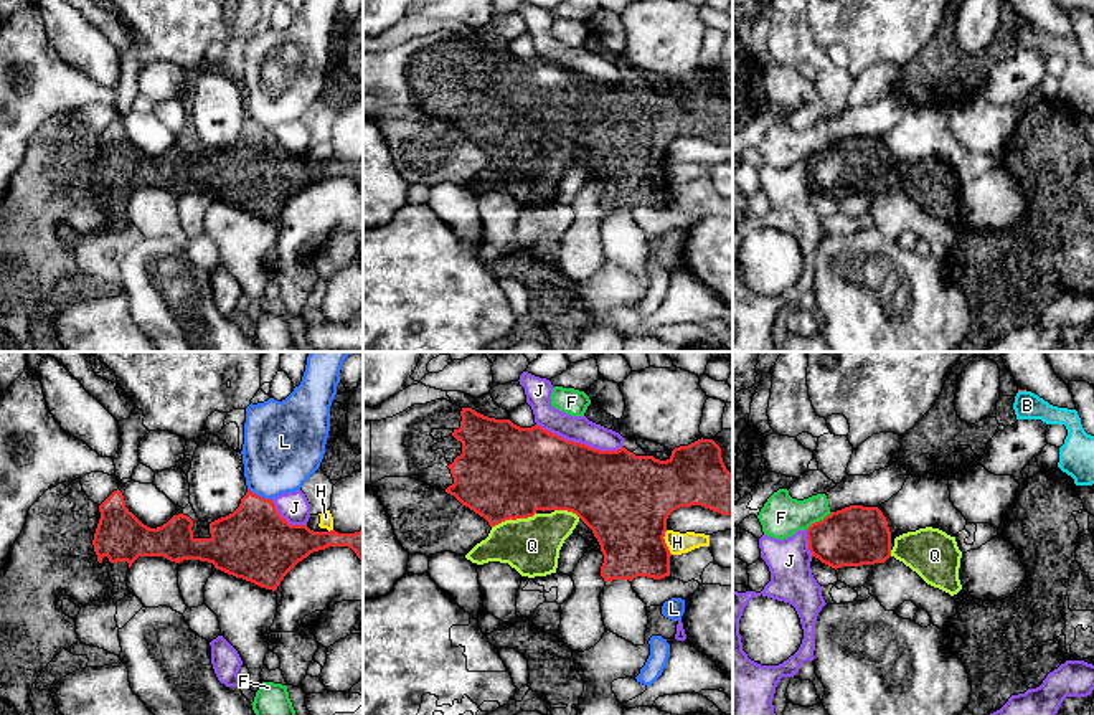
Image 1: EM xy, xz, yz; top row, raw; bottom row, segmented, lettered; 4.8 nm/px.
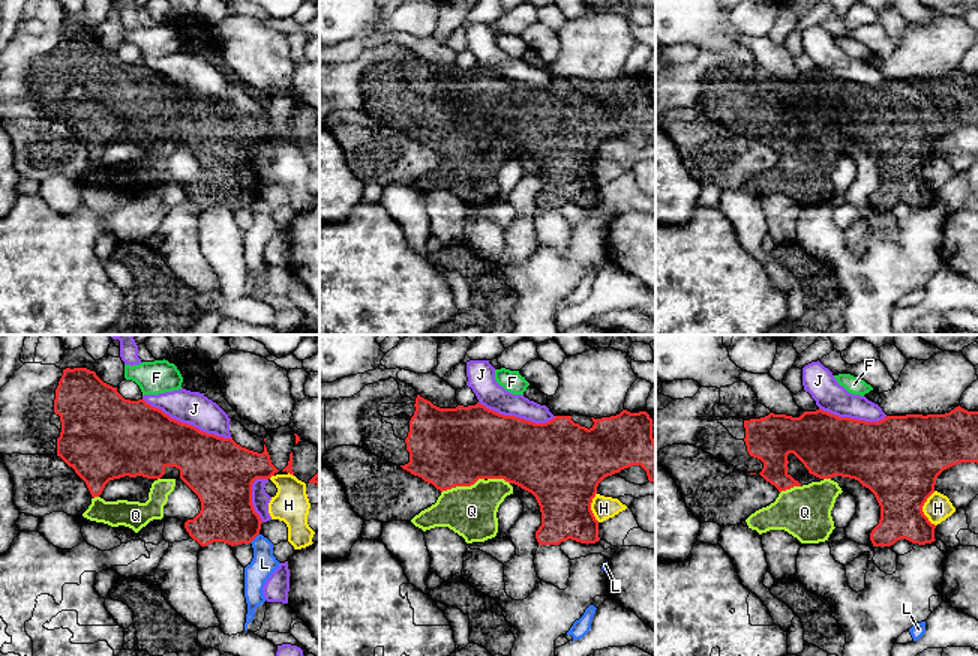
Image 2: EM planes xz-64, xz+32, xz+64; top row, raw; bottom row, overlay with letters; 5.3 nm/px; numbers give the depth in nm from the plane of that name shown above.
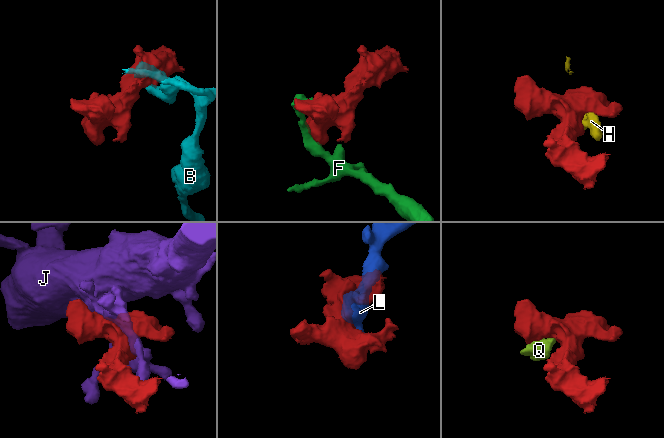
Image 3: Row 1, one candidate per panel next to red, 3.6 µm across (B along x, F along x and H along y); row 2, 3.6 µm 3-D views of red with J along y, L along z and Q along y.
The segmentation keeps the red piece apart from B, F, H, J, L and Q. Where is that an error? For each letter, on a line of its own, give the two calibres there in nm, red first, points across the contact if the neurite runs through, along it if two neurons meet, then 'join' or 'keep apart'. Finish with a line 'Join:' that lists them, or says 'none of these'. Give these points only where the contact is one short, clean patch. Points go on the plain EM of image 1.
B: 20 nm thick on the red side, 130 nm on the other; keep apart
F: 300 nm thick on the red side, 200 nm on the other; keep apart
H: 400 nm thick on the red side, 100 nm on the other; border along xz (665, 160), (664, 172), (672, 184); keep apart
J: 380 nm thick on the red side, 130 nm on the other; keep apart
L: 360 nm thick on the red side, 380 nm on the other; keep apart
Q: 460 nm thick on the red side, 280 nm on the other; runs through xz (505, 101), (507, 127), (513, 149), (517, 160), (532, 175); join
Join: Q

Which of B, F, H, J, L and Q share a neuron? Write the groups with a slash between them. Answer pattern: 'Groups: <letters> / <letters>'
Groups: B / F H / J / L / Q

